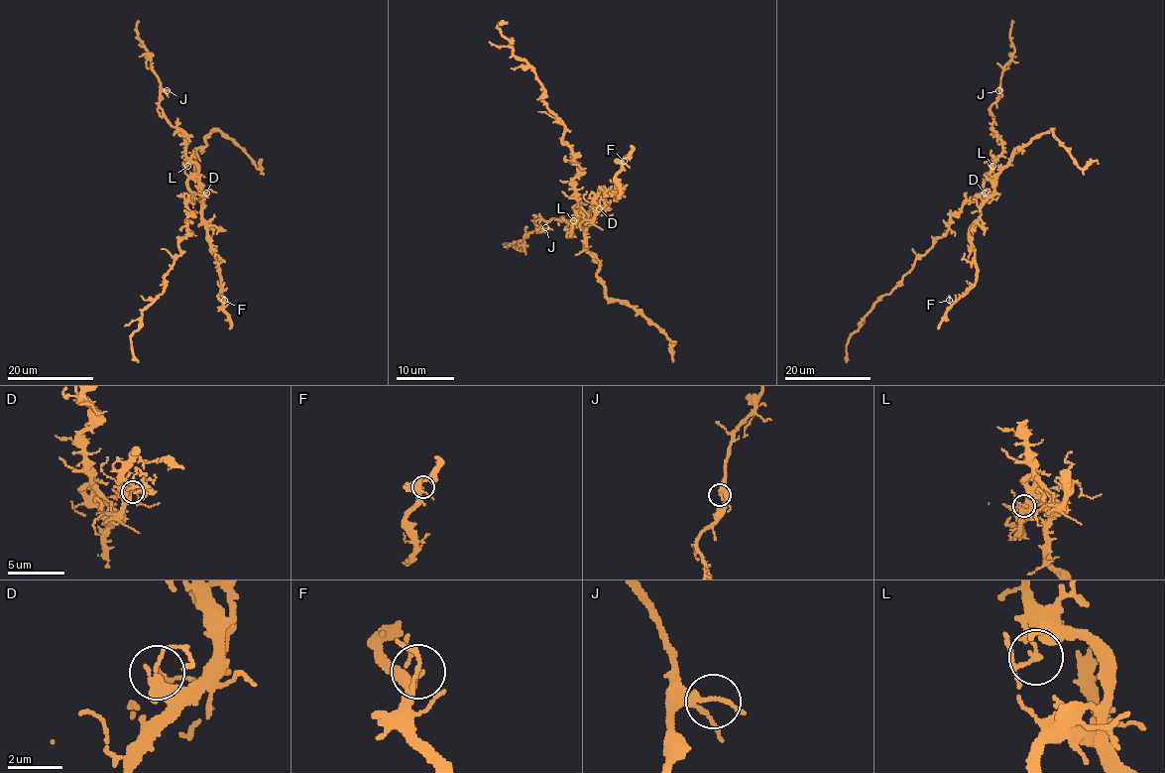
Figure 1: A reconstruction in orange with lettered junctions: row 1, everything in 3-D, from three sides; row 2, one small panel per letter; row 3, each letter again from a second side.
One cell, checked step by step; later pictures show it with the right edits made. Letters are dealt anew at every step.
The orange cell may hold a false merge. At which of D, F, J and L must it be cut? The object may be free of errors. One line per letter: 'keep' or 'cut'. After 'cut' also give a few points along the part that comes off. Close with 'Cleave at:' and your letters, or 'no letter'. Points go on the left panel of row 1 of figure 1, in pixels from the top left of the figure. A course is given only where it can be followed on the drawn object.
D: keep
F: keep
J: keep
L: cut | (186, 166), (194, 163), (197, 167), (202, 221), (218, 264), (221, 292), (218, 298), (228, 316), (229, 328)
Cleave at: L

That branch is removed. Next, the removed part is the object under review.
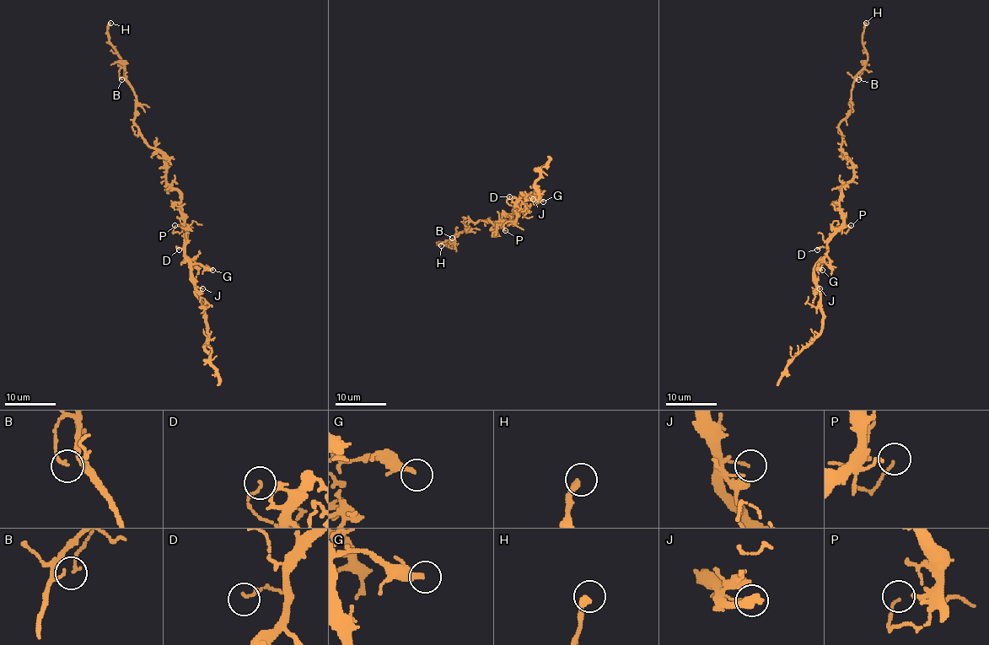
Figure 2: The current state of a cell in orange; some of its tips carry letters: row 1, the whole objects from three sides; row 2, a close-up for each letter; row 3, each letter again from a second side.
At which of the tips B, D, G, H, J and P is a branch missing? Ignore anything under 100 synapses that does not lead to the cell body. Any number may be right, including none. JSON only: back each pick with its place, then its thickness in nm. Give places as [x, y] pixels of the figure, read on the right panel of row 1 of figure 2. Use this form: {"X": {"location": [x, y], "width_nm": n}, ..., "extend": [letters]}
{"H": {"location": [866, 23], "width_nm": 280}, "extend": ["H"]}

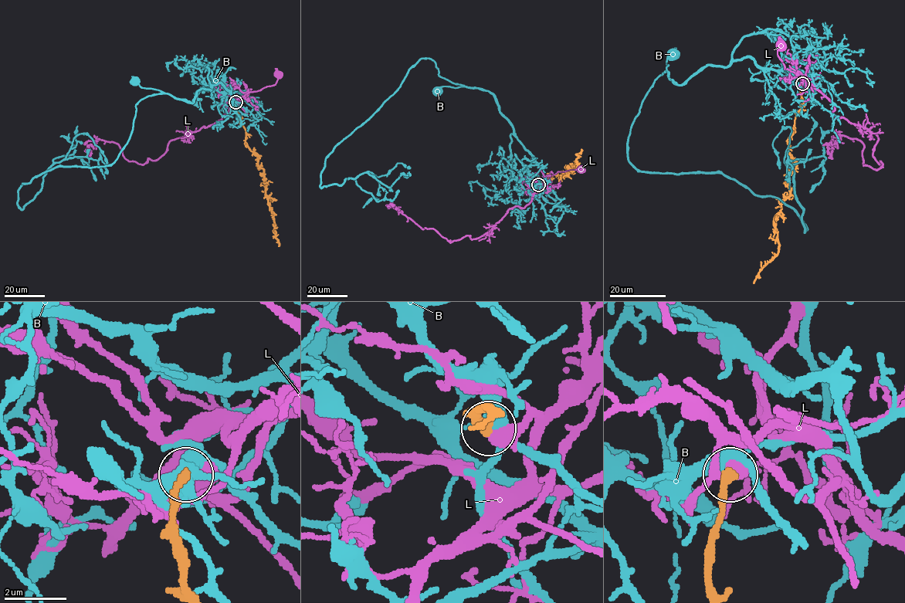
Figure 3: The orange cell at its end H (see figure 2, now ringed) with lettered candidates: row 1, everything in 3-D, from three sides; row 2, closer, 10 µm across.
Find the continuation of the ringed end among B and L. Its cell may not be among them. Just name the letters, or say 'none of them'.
none of them

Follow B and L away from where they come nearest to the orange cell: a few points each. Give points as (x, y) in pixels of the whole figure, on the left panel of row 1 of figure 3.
B: (235, 102), (225, 97), (229, 91), (221, 82), (201, 89), (190, 103), (134, 81)
L: (235, 102), (249, 92), (273, 86), (279, 74)

